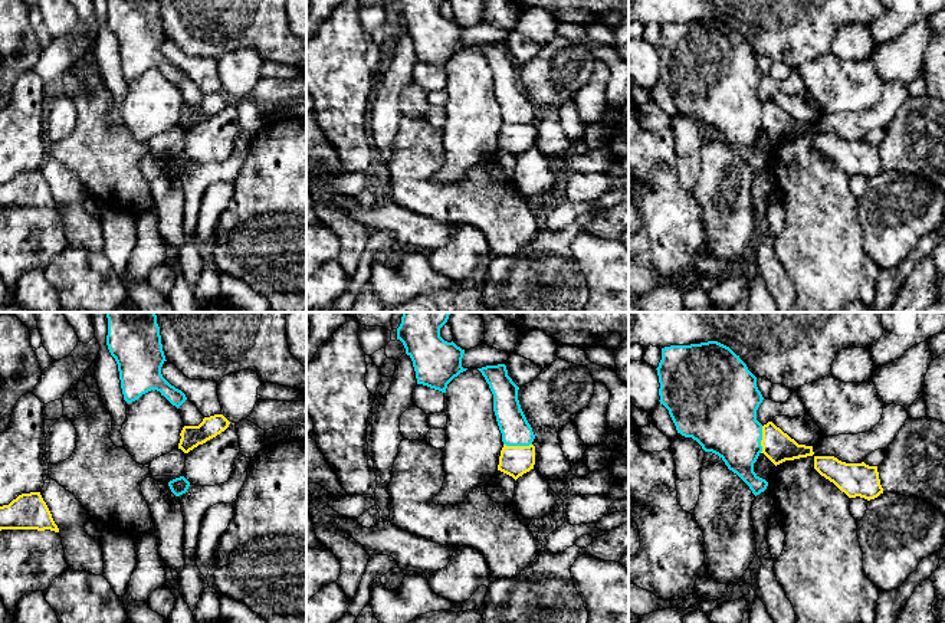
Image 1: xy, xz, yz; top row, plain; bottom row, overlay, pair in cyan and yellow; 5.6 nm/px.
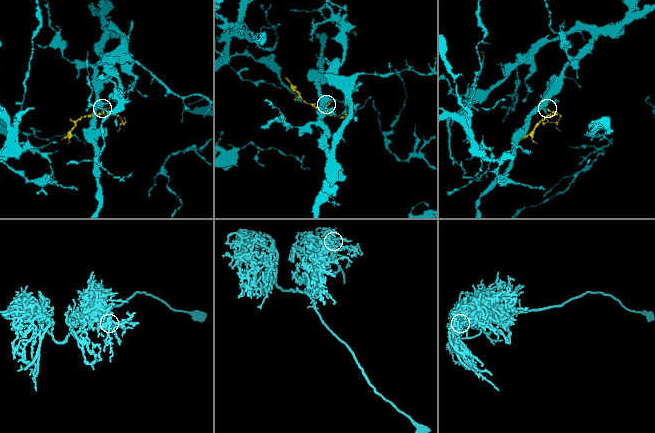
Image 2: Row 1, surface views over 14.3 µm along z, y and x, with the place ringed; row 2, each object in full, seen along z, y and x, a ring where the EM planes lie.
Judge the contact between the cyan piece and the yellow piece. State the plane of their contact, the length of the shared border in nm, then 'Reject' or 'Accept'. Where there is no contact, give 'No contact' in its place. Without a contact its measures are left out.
Touches cyan in xz. Shared border 160 nm. Reject

